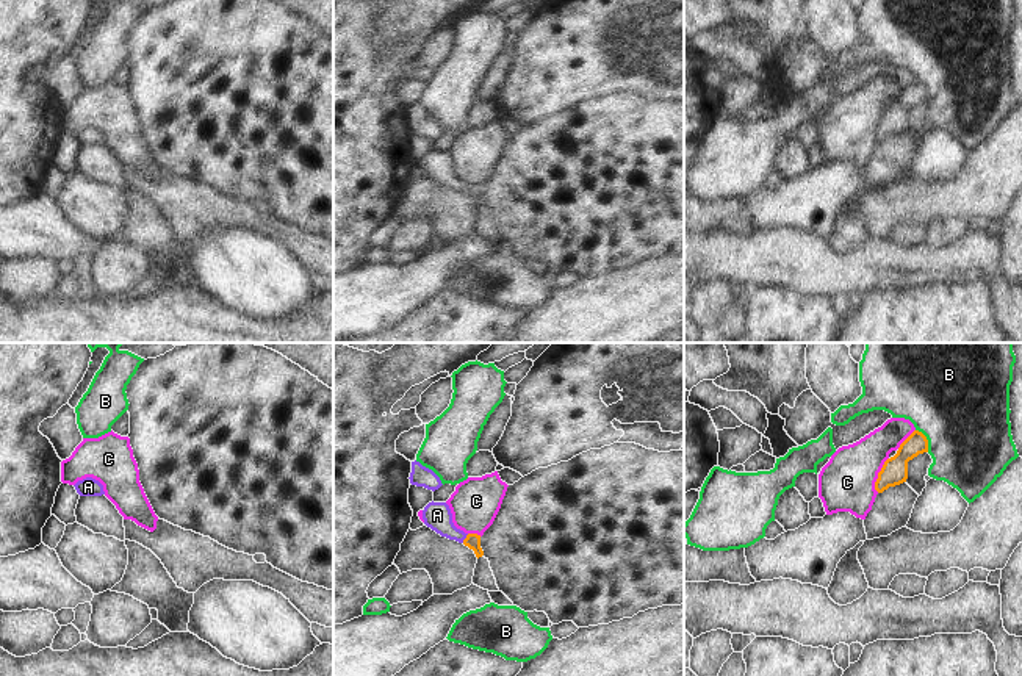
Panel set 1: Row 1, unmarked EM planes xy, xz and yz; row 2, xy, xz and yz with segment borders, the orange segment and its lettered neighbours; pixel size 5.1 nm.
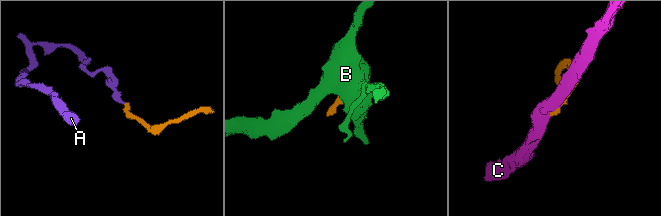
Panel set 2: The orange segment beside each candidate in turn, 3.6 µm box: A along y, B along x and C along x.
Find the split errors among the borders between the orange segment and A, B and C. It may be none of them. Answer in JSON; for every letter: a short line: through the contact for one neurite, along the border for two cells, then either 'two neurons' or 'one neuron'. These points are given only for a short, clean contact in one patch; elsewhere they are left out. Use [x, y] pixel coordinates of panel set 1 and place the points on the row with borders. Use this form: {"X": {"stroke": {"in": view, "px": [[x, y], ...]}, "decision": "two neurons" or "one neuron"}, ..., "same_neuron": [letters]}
{"A": {"stroke": {"in": "xz", "px": [[473, 540], [465, 539], [457, 535], [437, 515]]}, "decision": "one neuron"}, "B": {"decision": "two neurons"}, "C": {"stroke": {"in": "yz", "px": [[888, 457], [875, 482], [877, 492]]}, "decision": "two neurons"}, "same_neuron": ["A"]}

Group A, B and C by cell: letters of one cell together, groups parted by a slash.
A / B / C

